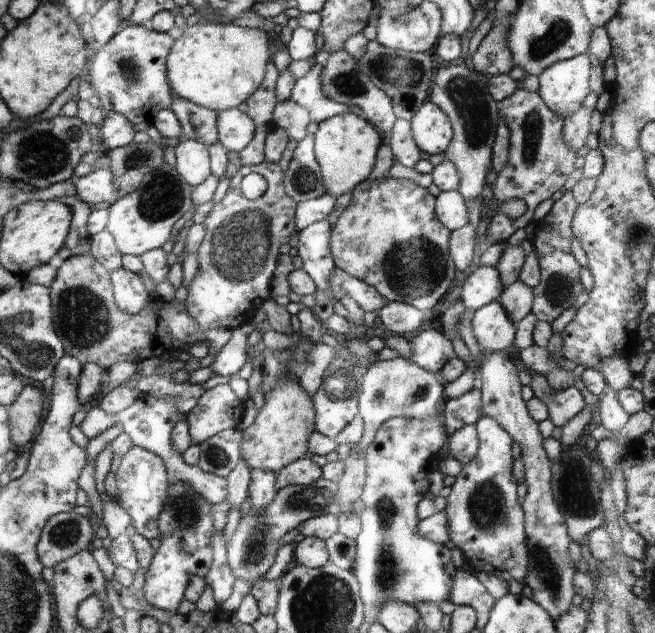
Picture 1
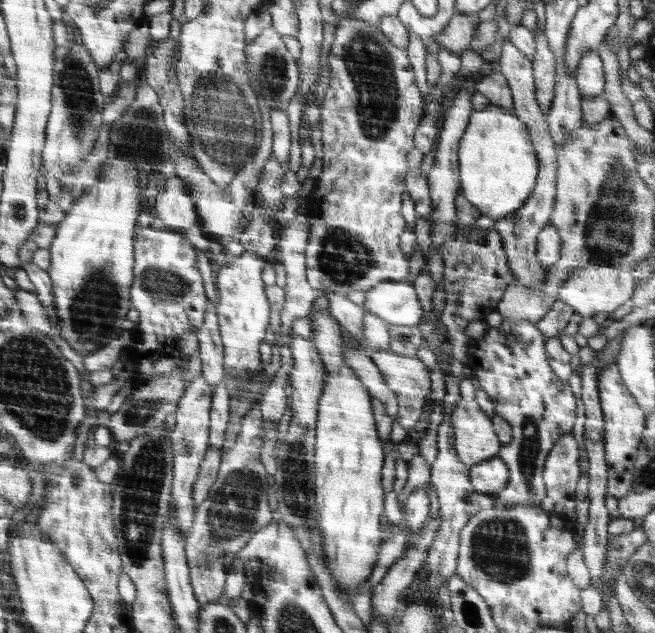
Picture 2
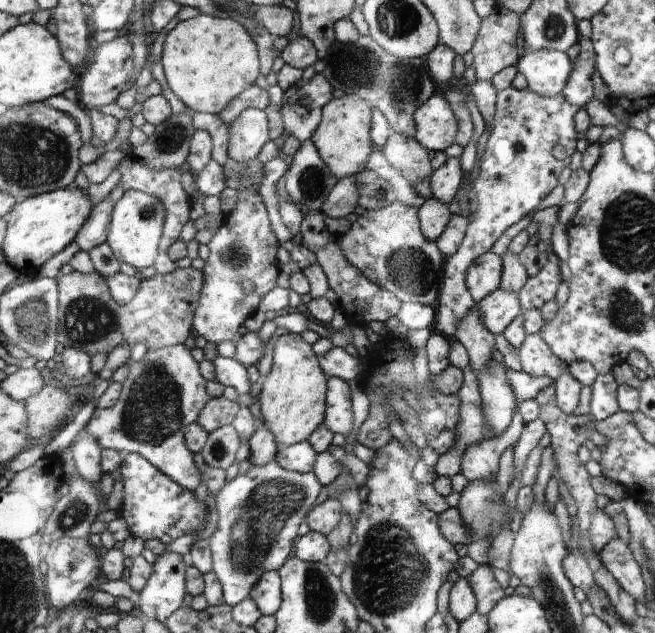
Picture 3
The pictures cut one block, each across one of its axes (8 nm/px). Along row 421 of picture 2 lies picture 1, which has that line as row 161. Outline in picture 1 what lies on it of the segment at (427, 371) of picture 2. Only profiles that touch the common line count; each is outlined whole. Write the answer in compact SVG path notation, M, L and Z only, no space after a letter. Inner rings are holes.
M405 119L396 120L391 132L389 148L395 160L404 167L413 168L421 160L421 151L412 137L411 125Z

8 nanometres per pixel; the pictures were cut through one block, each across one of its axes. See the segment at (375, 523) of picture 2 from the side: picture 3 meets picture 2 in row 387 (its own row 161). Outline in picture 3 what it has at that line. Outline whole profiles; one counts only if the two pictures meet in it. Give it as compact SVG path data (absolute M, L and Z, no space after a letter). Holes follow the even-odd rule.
M336 93L322 107L322 118L316 132L311 136L320 158L330 168L336 180L360 174L366 168L370 154L370 106L368 101L351 94Z

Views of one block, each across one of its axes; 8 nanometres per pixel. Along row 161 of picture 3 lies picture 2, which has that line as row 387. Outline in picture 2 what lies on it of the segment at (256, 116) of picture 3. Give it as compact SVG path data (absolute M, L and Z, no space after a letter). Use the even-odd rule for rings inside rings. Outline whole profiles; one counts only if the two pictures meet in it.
M244 251L240 256L231 257L228 264L215 269L215 285L218 300L217 318L222 344L224 346L224 368L230 374L236 390L242 394L254 374L263 368L260 362L260 344L264 342L266 328L270 324L270 303L265 294L261 273L270 258Z

